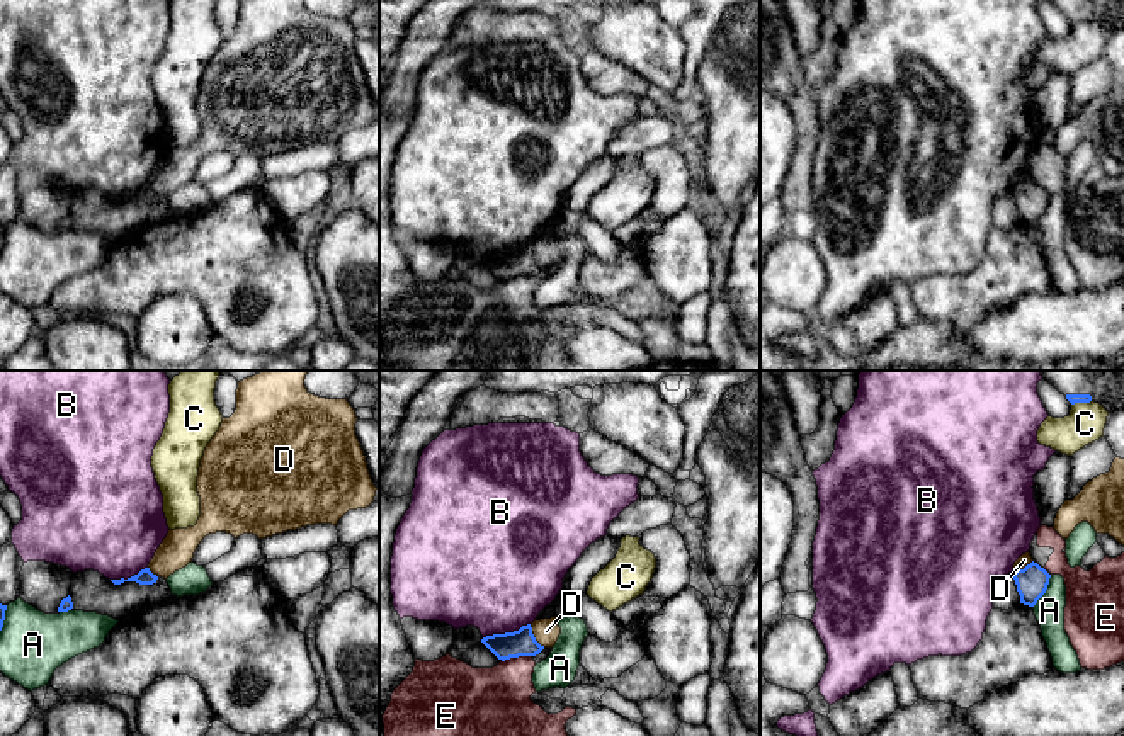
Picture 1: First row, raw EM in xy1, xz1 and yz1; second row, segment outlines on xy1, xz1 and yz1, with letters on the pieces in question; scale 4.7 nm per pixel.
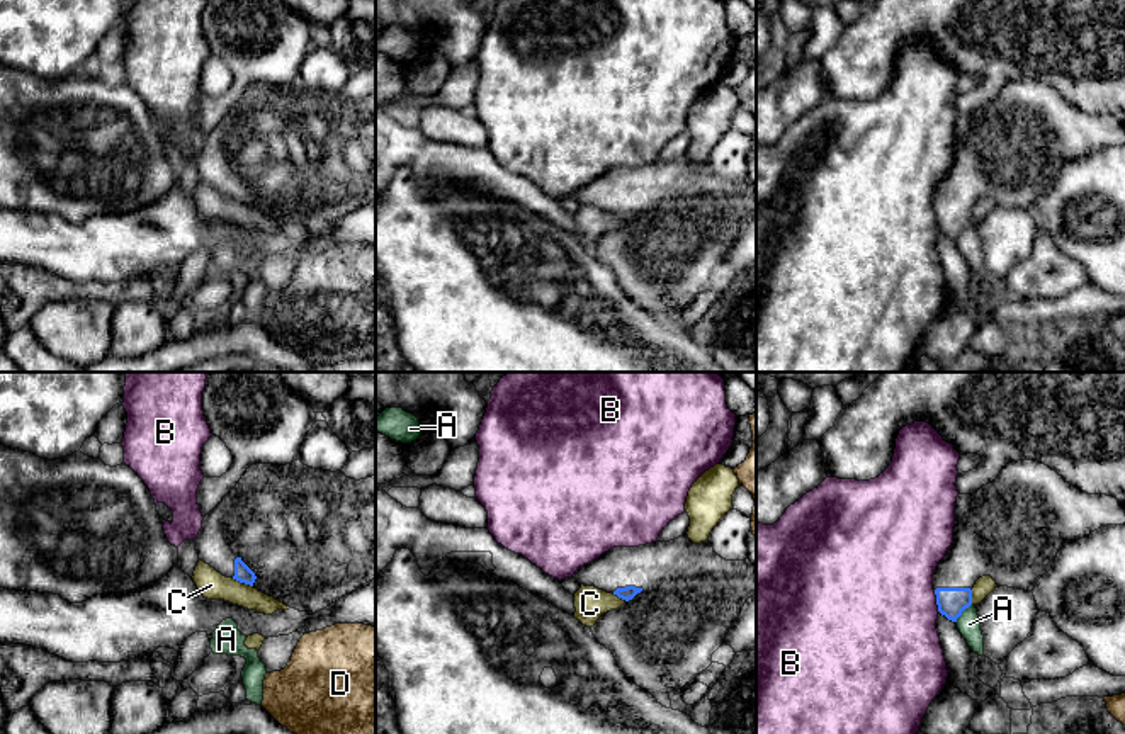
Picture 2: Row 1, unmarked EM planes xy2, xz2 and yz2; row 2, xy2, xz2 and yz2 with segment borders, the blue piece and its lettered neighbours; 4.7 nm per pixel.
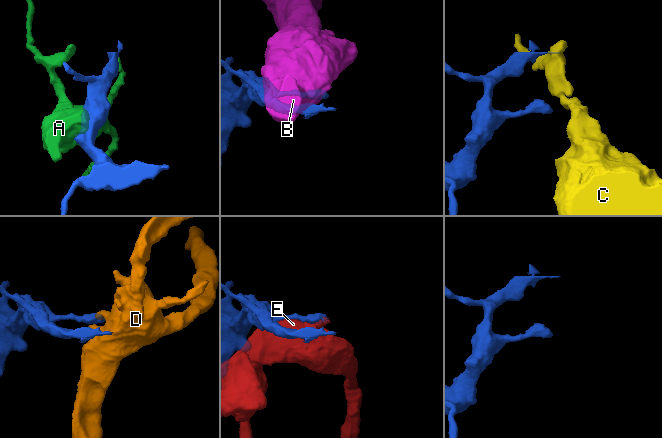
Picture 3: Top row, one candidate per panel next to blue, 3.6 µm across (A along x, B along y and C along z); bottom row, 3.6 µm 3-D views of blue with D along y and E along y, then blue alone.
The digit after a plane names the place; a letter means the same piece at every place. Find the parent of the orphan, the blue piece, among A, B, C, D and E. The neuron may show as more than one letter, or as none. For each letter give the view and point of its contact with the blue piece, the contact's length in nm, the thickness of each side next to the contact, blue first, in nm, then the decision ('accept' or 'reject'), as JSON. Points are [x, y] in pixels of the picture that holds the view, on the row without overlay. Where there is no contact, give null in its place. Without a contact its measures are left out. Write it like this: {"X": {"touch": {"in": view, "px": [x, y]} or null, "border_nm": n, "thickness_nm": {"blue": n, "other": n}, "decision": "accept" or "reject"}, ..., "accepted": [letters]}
{"A": {"touch": {"in": "yz1", "px": [1044, 211]}, "border_nm": 180, "thickness_nm": {"blue": 150, "other": 140}, "decision": "reject"}, "B": {"touch": {"in": "xz1", "px": [505, 252]}, "border_nm": 240, "thickness_nm": {"blue": 130, "other": 480}, "decision": "reject"}, "C": {"touch": {"in": "xy2", "px": [242, 201]}, "border_nm": 110, "thickness_nm": {"blue": 80, "other": 140}, "decision": "reject"}, "D": {"touch": {"in": "xz1", "px": [533, 255]}, "border_nm": 130, "thickness_nm": {"blue": 130, "other": 130}, "decision": "reject"}, "E": {"touch": {"in": "xz1", "px": [516, 276]}, "border_nm": 150, "thickness_nm": {"blue": 130, "other": 360}, "decision": "reject"}, "accepted": []}

